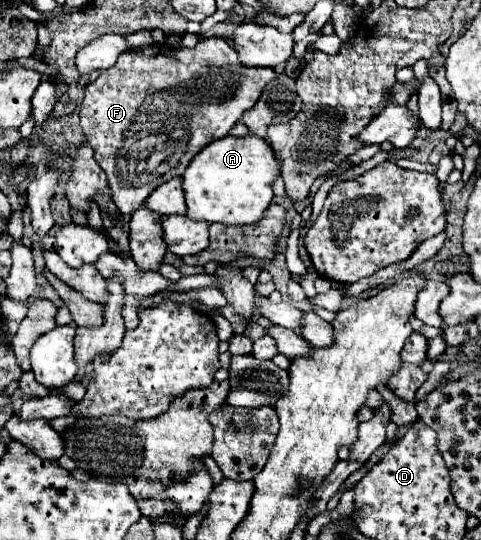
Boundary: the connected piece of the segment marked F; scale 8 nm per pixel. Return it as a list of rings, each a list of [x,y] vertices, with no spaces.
[[[222,38],[200,40],[194,48],[146,46],[126,50],[112,68],[100,70],[98,78],[86,86],[86,96],[80,106],[80,128],[94,148],[94,160],[106,172],[112,202],[118,210],[122,214],[138,210],[156,186],[170,178],[180,178],[190,160],[206,144],[226,136],[242,114],[258,102],[262,90],[278,72],[280,68],[258,70],[242,66],[236,50]]]

